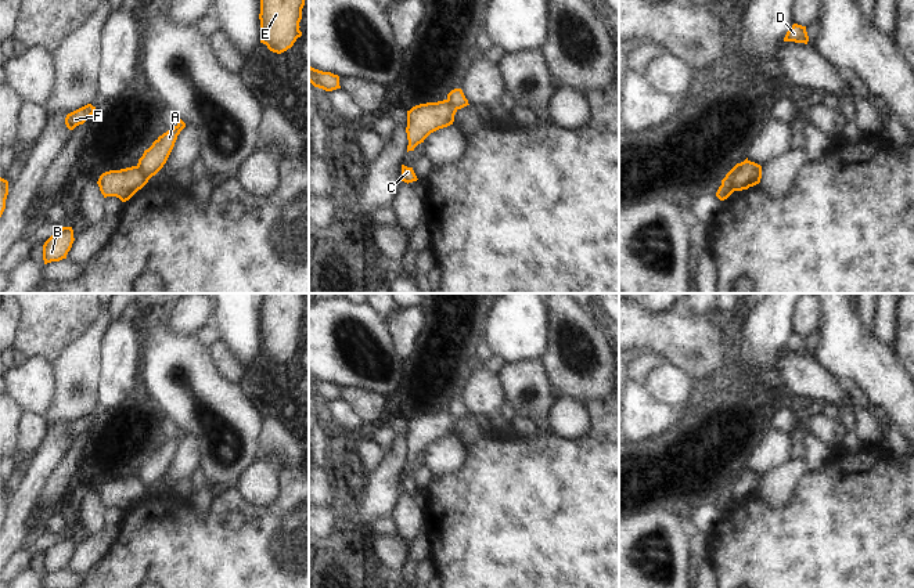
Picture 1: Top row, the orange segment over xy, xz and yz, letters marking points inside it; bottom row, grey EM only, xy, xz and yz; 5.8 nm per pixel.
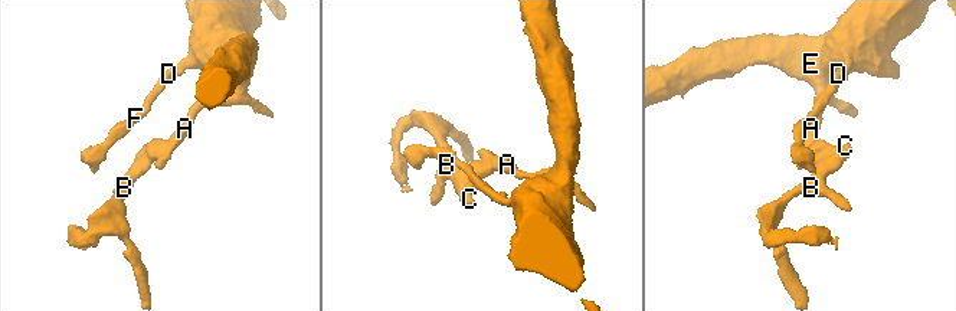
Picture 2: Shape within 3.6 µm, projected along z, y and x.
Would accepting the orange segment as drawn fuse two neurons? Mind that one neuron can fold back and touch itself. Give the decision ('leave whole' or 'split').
split

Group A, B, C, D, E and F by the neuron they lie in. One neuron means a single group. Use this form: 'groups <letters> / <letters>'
groups A D E F / B C

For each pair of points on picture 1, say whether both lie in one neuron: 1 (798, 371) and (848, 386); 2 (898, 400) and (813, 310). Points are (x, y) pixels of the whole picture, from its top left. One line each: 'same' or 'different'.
1: different
2: different

